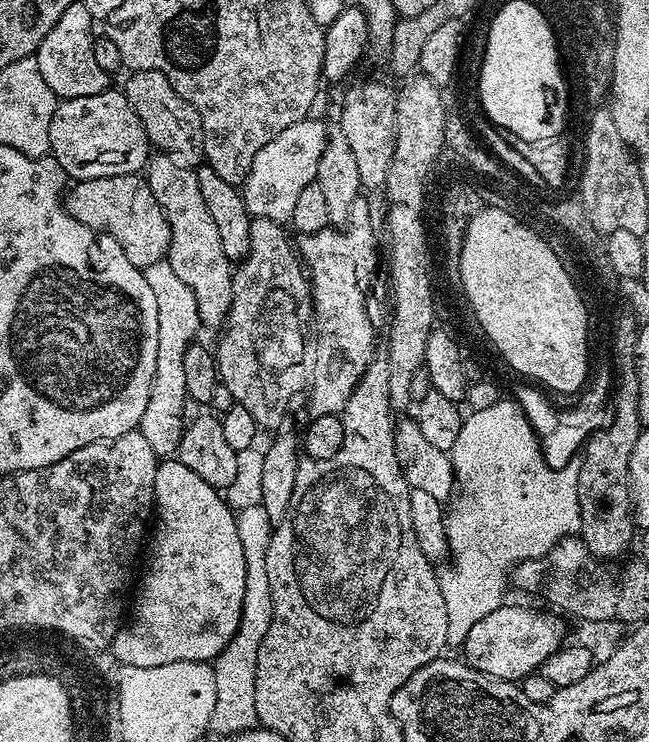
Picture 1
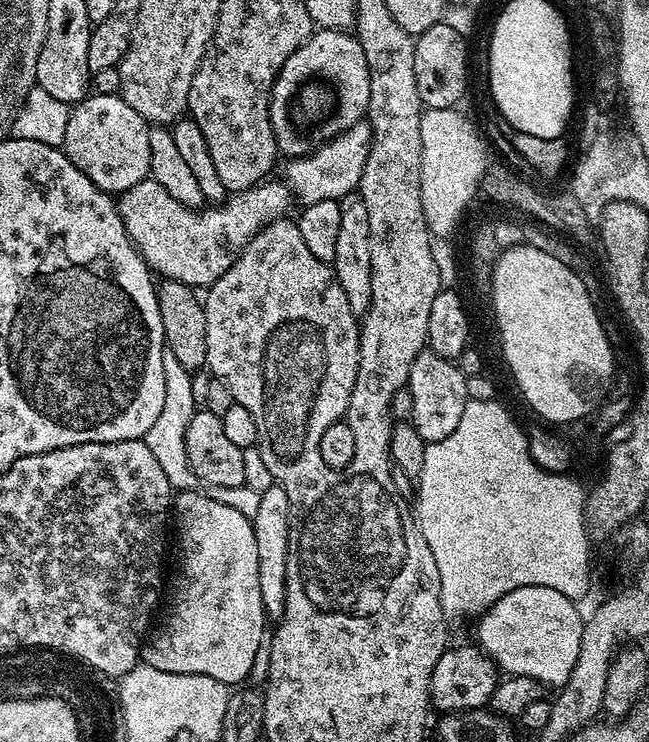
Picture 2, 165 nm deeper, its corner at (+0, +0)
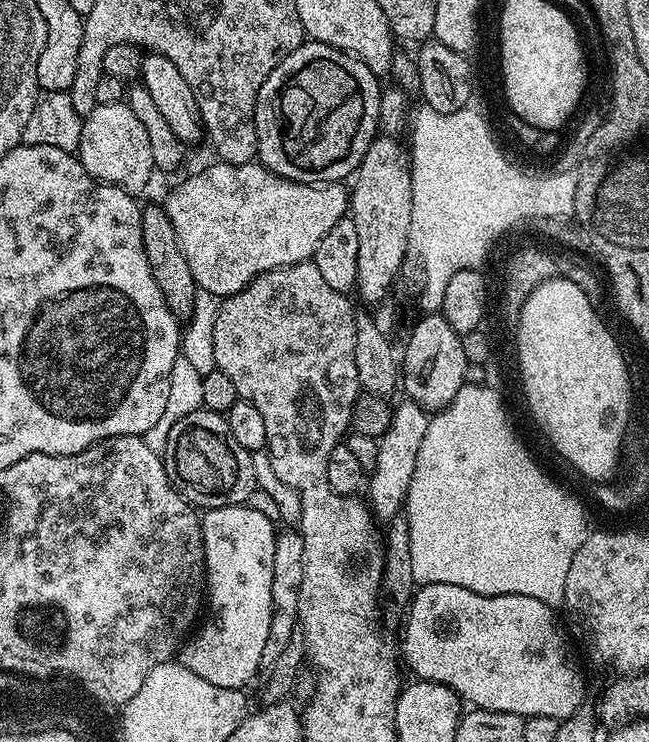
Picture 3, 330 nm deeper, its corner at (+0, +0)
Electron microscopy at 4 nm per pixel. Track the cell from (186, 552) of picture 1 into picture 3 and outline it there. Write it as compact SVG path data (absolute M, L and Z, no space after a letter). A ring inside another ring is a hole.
M243 504L210 508L200 516L206 615L204 625L202 620L191 639L181 647L178 660L214 686L244 690L256 671L261 671L262 650L270 634L272 617L276 527L266 514L258 514L258 510Z

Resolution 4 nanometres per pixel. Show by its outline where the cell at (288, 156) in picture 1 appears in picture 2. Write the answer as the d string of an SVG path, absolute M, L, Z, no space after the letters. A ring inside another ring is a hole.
M361 122L348 132L321 143L315 152L306 156L294 156L287 161L283 179L292 190L293 197L307 206L323 200L340 200L343 196L355 193L360 186L362 170L366 166L366 154L370 150L372 129Z

